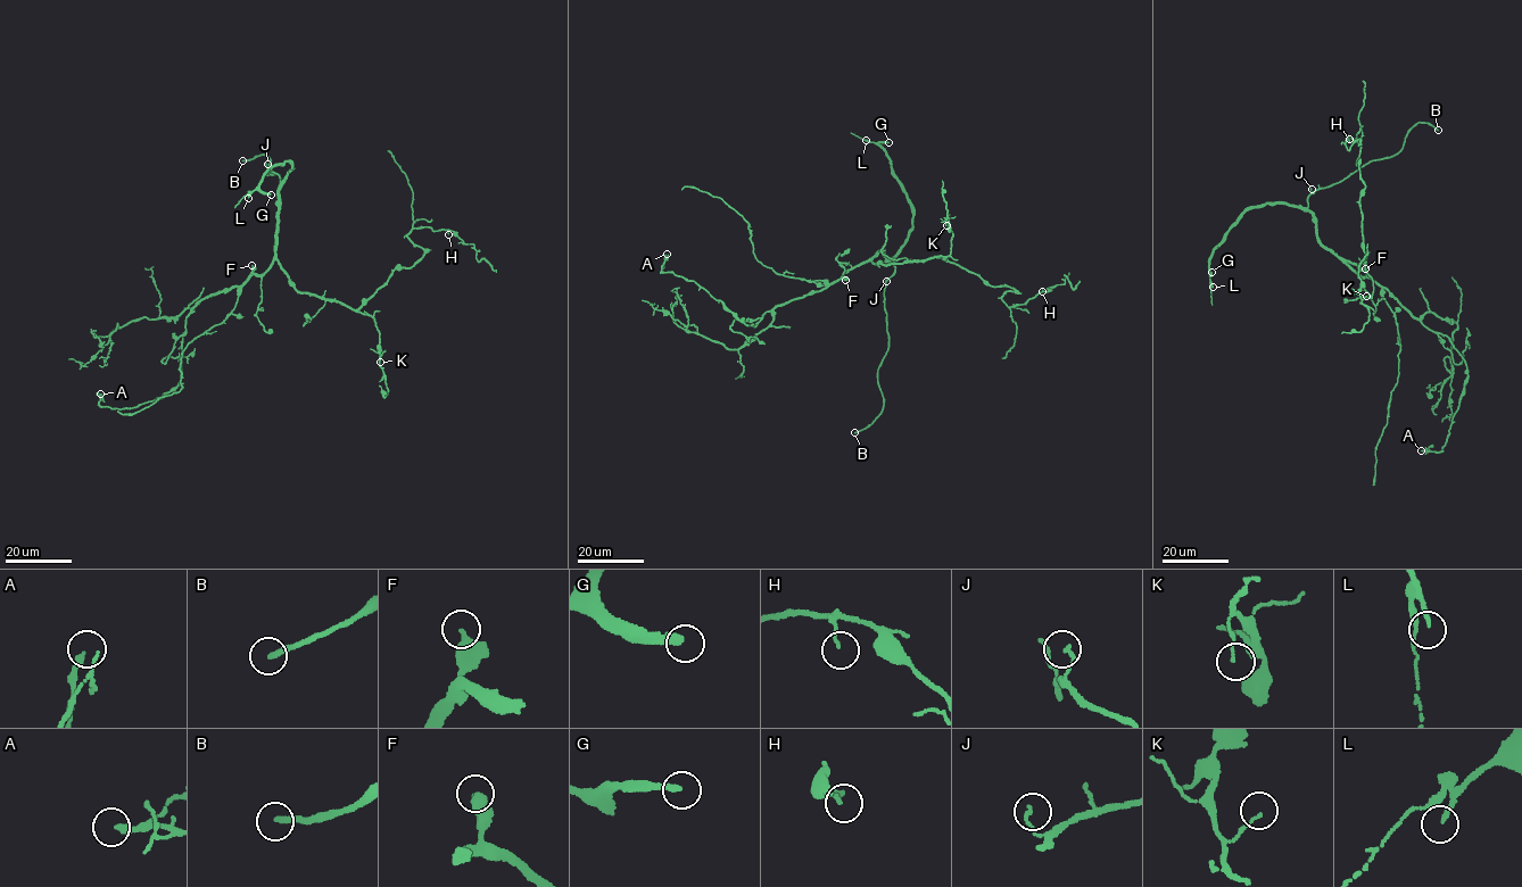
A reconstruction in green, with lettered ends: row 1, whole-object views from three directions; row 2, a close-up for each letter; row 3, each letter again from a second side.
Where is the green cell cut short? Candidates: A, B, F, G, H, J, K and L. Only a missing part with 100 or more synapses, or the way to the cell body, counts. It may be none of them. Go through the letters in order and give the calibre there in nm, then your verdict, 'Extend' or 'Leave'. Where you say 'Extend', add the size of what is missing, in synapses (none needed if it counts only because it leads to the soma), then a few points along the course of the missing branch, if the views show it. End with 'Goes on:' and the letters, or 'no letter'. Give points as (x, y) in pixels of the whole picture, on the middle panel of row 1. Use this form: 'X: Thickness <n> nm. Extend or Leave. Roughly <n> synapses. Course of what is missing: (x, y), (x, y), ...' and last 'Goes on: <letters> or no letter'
A: Thickness 220 nm. Leave
B: Thickness 200 nm. Extend. Course of what is missing: (854, 432), (843, 439), (836, 448), (848, 481)
F: Thickness 380 nm. Leave
G: Thickness 280 nm. Extend. Roughly 250 synapses. Course of what is missing: (888, 142), (989, 146), (1055, 176), (1074, 221), (1127, 231), (1106, 279), (1105, 305), (1065, 281), (1033, 316)
H: Thickness 110 nm. Leave
J: Thickness 100 nm. Leave
K: Thickness 80 nm. Leave
L: Thickness 160 nm. Leave
Goes on: B, G

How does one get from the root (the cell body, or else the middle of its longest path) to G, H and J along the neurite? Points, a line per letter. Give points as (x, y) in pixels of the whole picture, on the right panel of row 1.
G: (1357, 265), (1321, 242), (1315, 216), (1308, 210), (1268, 204), (1245, 209), (1214, 250), (1212, 272)
H: (1357, 265), (1365, 270), (1359, 199), (1365, 187), (1356, 164), (1361, 147), (1357, 138), (1349, 139)
J: (1357, 265), (1339, 257), (1321, 242), (1315, 216), (1307, 208), (1312, 189)

